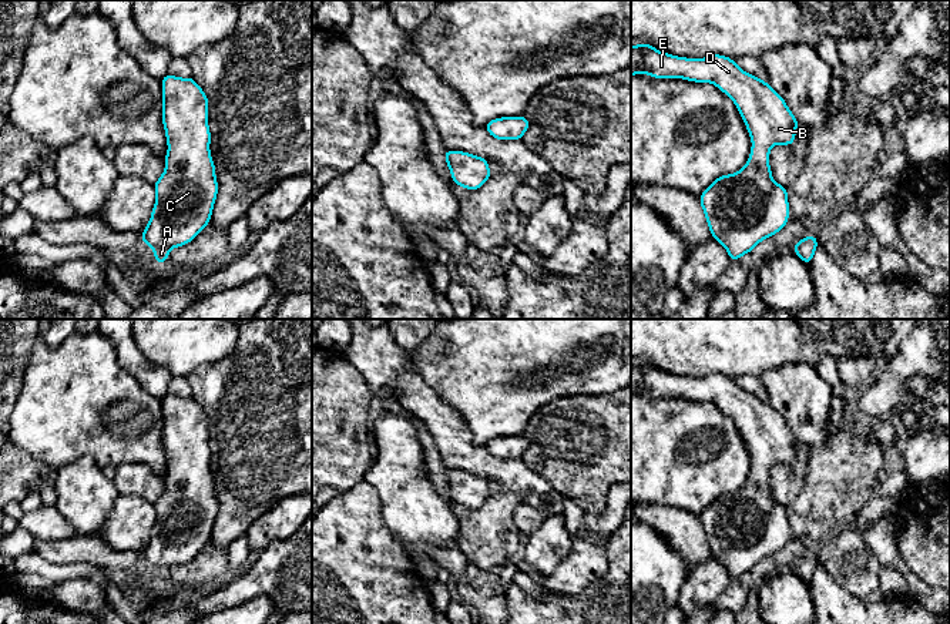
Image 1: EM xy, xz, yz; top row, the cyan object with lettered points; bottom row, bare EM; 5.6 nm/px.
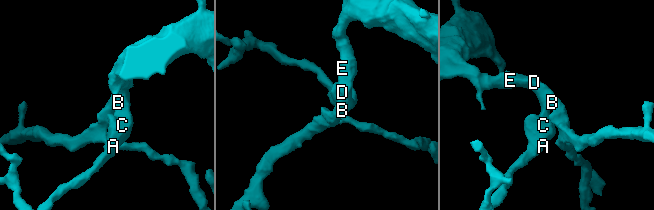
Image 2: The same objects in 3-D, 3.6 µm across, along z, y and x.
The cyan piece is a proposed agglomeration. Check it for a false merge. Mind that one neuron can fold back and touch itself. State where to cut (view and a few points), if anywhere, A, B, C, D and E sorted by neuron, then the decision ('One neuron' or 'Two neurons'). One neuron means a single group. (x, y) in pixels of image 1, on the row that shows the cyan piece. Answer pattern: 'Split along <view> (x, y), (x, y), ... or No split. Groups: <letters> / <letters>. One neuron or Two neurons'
No split. Groups: A B C D E. One neuron

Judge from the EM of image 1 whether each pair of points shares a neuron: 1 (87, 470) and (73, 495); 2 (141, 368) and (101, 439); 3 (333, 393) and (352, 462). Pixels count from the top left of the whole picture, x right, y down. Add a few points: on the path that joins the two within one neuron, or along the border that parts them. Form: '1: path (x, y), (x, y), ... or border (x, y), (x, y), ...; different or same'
1: path (83, 476), (79, 489); same
2: border (116, 352), (117, 362), (147, 392), (160, 399); different
3: path (333, 411), (333, 440), (338, 445); same

